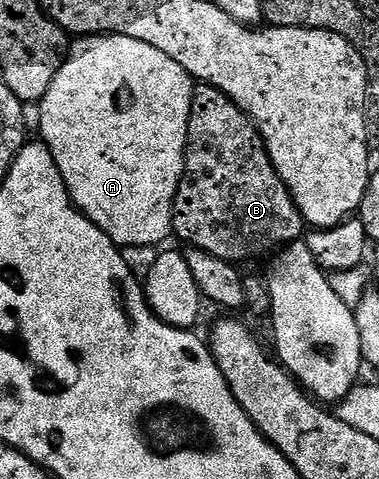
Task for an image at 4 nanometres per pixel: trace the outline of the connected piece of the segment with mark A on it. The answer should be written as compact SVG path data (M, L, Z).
M117 33L84 35L69 48L50 91L39 102L40 137L66 183L72 203L118 247L160 245L173 236L172 204L184 178L194 82L166 51Z

